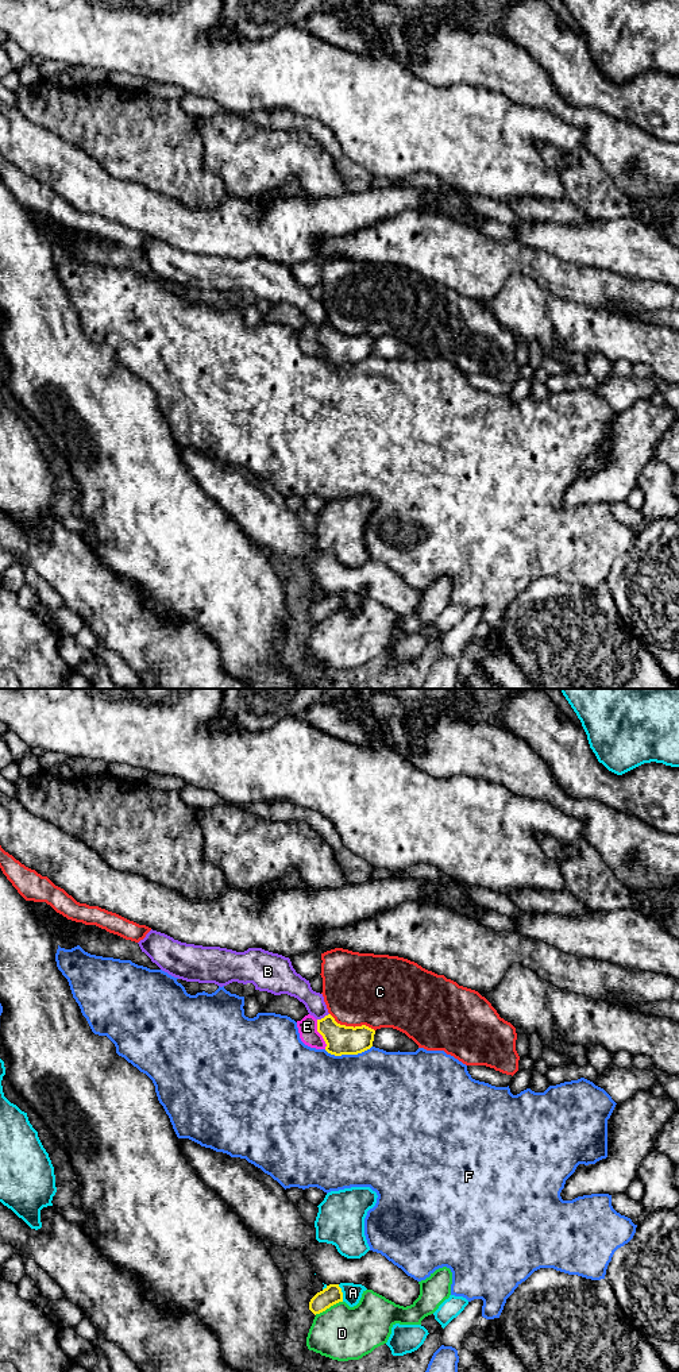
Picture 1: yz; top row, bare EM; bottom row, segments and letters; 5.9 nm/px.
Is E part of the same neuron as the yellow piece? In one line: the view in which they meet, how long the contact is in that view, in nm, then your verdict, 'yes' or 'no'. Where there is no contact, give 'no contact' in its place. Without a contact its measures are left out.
meets yellow in yz; contact 190 nm long; yes

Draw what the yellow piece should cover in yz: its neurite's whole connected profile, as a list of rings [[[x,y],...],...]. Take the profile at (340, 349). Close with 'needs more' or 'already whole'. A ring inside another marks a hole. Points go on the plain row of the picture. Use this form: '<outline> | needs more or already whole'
[[[308,323],[297,329],[301,350],[316,358],[325,358],[335,365],[358,363],[373,355],[375,339],[362,335],[346,335],[328,323],[316,328]]] | needs more

